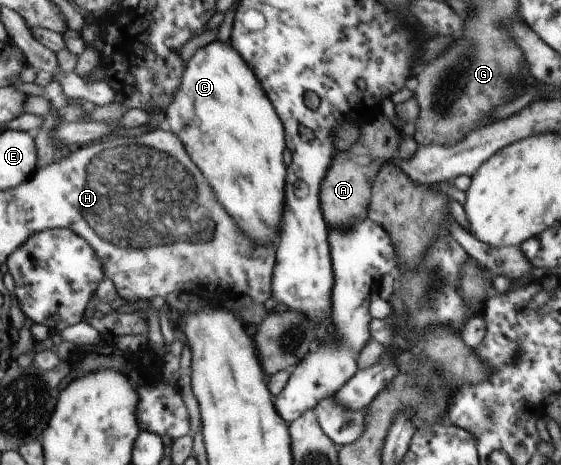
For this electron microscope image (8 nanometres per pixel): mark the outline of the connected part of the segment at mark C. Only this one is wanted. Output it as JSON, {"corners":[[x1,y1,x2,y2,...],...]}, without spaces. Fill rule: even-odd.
{"corners":[[214,41,198,47,194,56,187,61,182,82,169,104,166,115,167,129,184,142,192,162,204,172,212,184,218,202,236,220,239,229,256,242,276,245,284,210,284,174,287,166,282,160,285,145,285,130,273,104,263,91,258,77,229,41]]}

